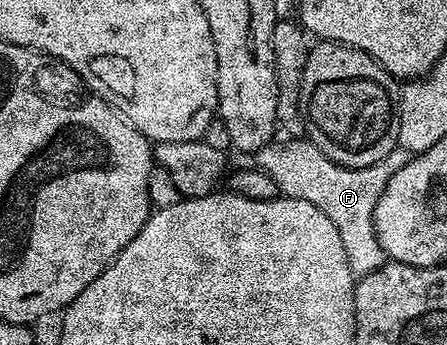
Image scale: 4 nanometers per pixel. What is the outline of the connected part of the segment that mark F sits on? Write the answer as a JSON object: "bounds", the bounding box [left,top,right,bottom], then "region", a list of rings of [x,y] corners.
{"bounds":[253,138,412,278],"region":[[[276,138],[271,143],[259,148],[253,154],[254,167],[264,172],[276,183],[278,191],[289,198],[297,198],[301,202],[310,202],[317,206],[337,226],[337,234],[341,234],[341,243],[345,245],[345,258],[349,258],[349,270],[356,278],[365,274],[373,274],[385,263],[385,253],[381,242],[375,233],[375,207],[393,174],[401,170],[411,161],[412,153],[406,152],[404,148],[396,146],[381,158],[381,162],[373,162],[373,166],[361,166],[360,168],[346,168],[337,162],[333,162],[323,153],[317,145],[306,138]]]}

